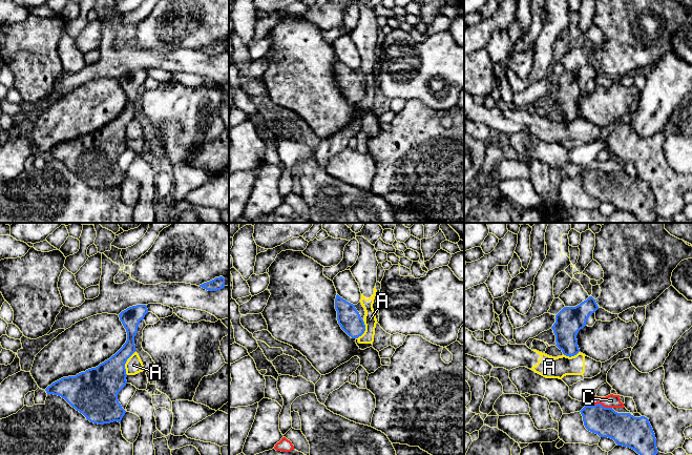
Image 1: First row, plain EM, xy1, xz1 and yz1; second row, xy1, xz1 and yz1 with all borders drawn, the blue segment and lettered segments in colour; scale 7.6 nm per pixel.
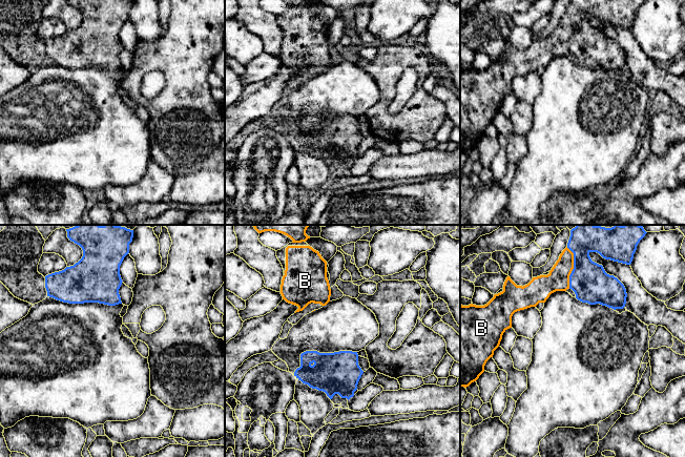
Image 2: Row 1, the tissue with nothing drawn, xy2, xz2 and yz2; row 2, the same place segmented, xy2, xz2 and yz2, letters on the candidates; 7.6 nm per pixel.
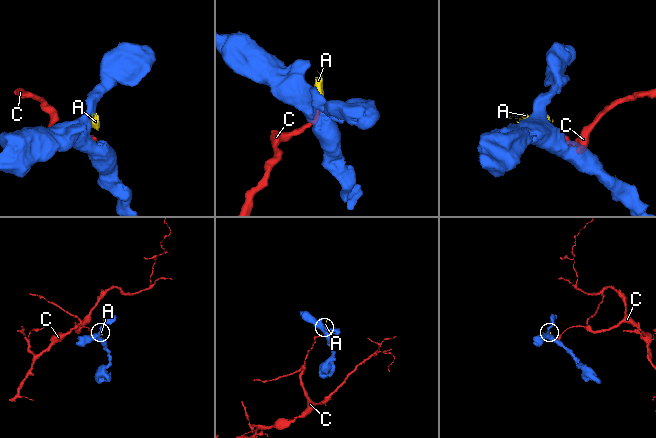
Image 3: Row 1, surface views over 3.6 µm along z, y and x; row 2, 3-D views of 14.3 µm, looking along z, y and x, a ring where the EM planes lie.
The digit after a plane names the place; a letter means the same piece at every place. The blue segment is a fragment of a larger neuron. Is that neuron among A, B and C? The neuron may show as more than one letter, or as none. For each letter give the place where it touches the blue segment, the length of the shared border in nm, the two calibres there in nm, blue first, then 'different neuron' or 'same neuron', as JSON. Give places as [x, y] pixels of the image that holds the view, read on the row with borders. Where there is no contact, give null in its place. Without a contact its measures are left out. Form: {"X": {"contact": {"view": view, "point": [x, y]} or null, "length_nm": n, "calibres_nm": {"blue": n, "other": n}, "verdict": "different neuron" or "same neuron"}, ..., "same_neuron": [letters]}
{"A": {"contact": {"view": "xy1", "point": [125, 363]}, "length_nm": 200, "calibres_nm": {"blue": 280, "other": 130}, "verdict": "different neuron"}, "B": {"contact": {"view": "yz2", "point": [574, 268]}, "length_nm": 320, "calibres_nm": {"blue": 280, "other": 170}, "verdict": "same neuron"}, "C": {"contact": {"view": "yz1", "point": [600, 404]}, "length_nm": 190, "calibres_nm": {"blue": 220, "other": 100}, "verdict": "different neuron"}, "same_neuron": ["B"]}

